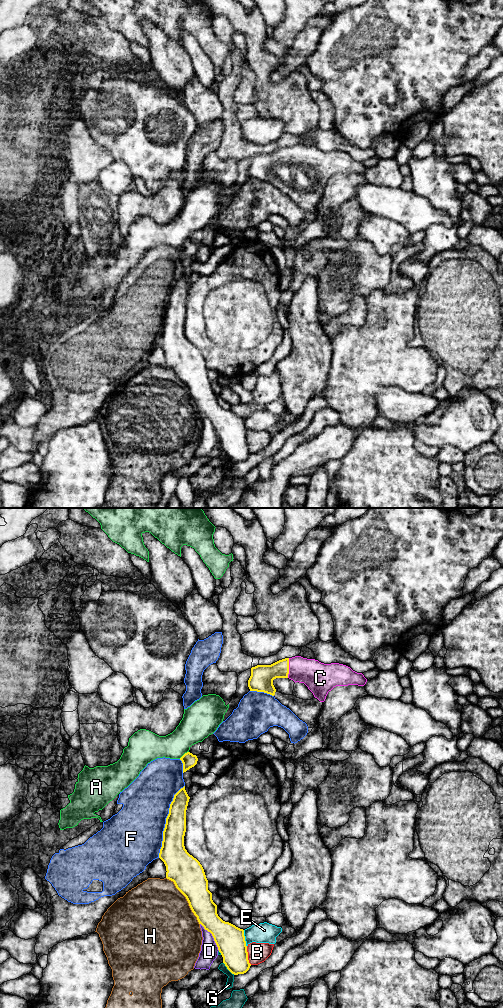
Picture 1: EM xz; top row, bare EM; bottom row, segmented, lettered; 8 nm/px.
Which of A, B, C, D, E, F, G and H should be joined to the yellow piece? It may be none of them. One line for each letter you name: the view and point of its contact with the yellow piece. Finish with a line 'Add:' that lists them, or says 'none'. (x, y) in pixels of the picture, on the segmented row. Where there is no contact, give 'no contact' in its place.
C: contact xz (288, 668)
Add: C

